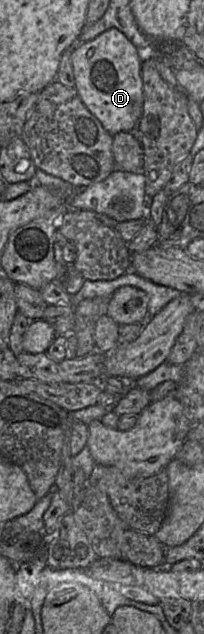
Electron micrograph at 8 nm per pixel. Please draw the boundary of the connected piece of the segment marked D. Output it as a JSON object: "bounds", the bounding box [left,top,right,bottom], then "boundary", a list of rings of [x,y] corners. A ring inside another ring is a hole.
{"bounds":[71,27,143,135],"boundary":[[[111,27],[90,41],[75,44],[71,61],[75,88],[88,110],[111,135],[131,131],[143,110],[142,60],[137,47],[123,32]]]}

